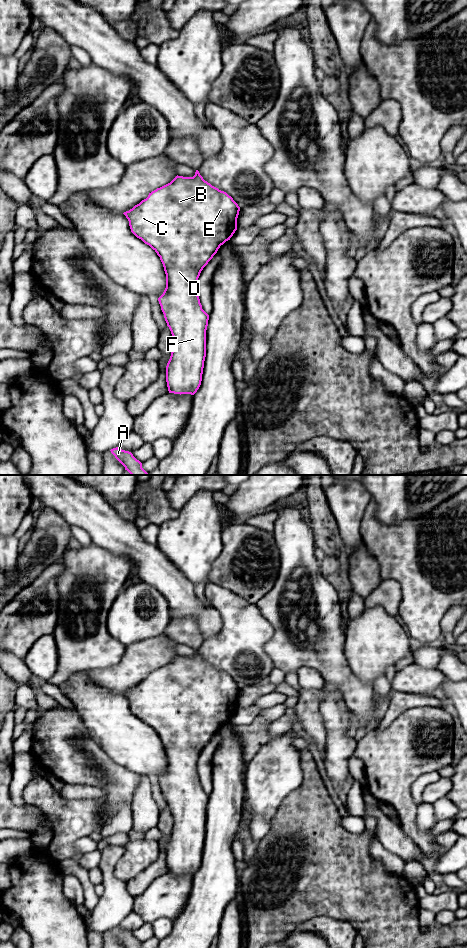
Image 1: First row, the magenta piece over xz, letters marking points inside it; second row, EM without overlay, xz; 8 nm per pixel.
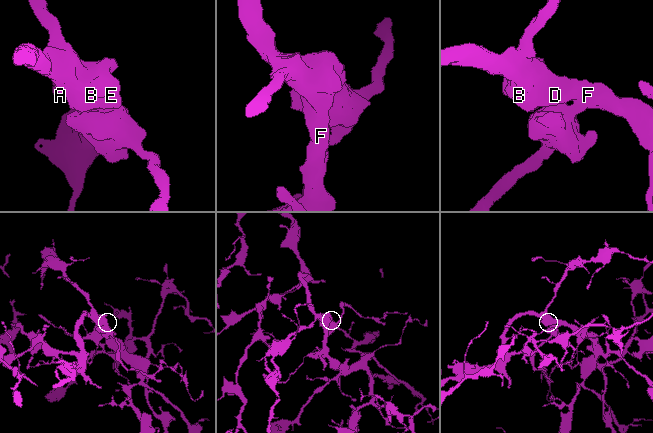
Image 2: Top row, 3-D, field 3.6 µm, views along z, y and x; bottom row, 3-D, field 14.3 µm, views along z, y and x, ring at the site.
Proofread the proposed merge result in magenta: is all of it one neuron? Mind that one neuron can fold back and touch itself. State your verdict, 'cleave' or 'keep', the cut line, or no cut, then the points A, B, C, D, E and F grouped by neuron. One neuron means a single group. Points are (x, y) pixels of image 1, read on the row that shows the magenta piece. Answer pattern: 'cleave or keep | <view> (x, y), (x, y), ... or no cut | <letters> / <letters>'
keep | no cut | A B C D E F

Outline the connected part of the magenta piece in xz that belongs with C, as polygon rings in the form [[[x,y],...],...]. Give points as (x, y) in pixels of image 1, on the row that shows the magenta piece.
[[[196,170],[193,177],[177,175],[170,183],[152,191],[146,199],[123,213],[129,221],[131,232],[149,245],[160,257],[166,274],[166,288],[158,301],[174,339],[174,346],[166,366],[169,393],[194,395],[201,385],[209,315],[202,309],[197,282],[203,268],[217,253],[220,246],[230,240],[237,230],[239,211],[240,207],[231,196],[205,181]]]

